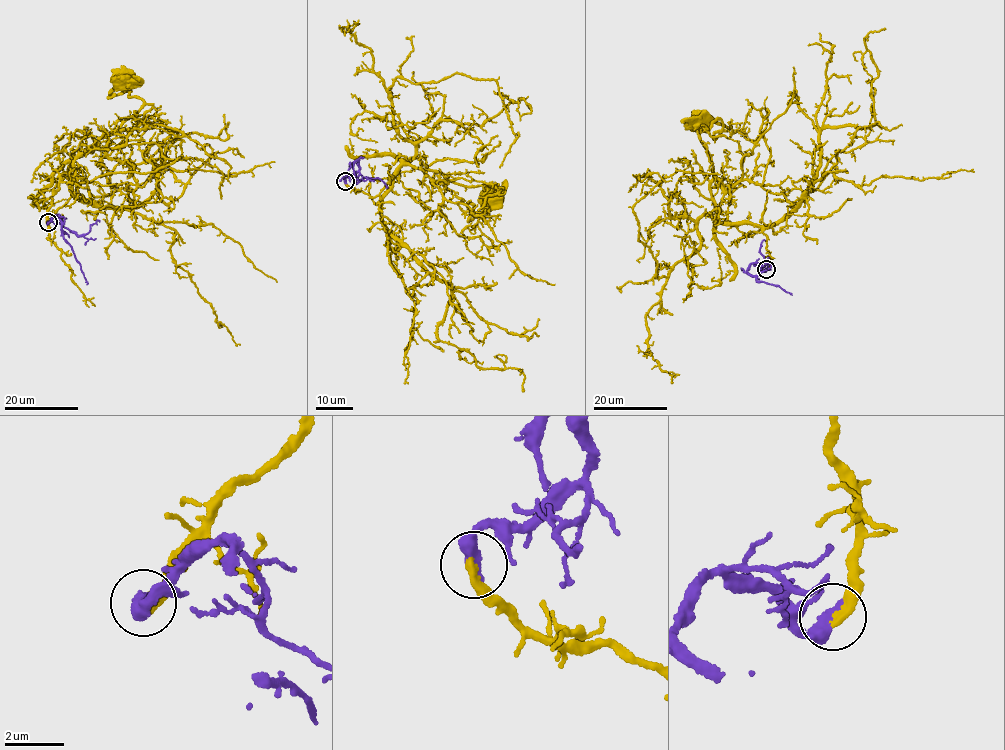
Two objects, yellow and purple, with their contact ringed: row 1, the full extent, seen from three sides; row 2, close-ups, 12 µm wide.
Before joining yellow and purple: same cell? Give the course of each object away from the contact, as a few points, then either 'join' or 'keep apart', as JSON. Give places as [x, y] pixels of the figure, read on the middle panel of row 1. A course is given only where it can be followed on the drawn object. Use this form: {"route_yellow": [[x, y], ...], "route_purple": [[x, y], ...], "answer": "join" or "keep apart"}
{"route_yellow": [[345, 181], [380, 196], [409, 164], [494, 187], [486, 215], [469, 220], [492, 196]], "route_purple": [[345, 181], [346, 177], [359, 171], [358, 160], [350, 163], [350, 167], [340, 181]], "answer": "join"}

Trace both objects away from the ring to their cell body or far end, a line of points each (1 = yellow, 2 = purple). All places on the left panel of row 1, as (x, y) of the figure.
1: (48, 222), (70, 196), (68, 171), (73, 160), (143, 104), (129, 97), (130, 92), (110, 95), (123, 77)
2: (48, 222), (58, 215), (63, 238), (71, 246), (88, 284)

